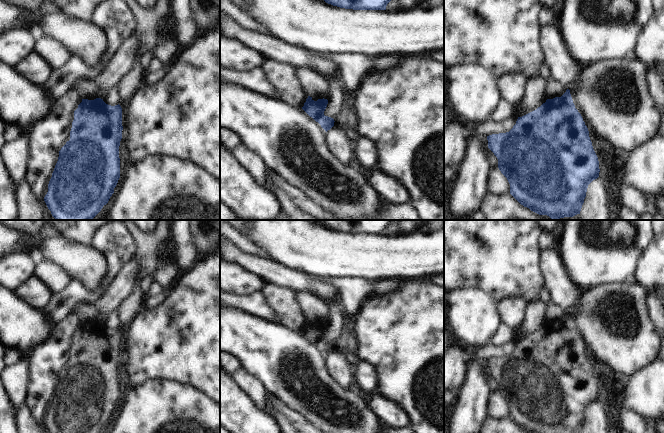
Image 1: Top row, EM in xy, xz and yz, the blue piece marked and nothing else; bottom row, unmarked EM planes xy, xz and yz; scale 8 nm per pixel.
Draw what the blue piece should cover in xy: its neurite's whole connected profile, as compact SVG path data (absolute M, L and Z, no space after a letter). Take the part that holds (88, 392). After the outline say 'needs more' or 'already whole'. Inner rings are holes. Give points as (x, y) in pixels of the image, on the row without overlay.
M82 323L74 335L70 364L59 375L58 385L48 408L44 425L48 433L102 433L114 417L120 402L119 370L122 363L122 332L111 330L103 323Z; already whole

